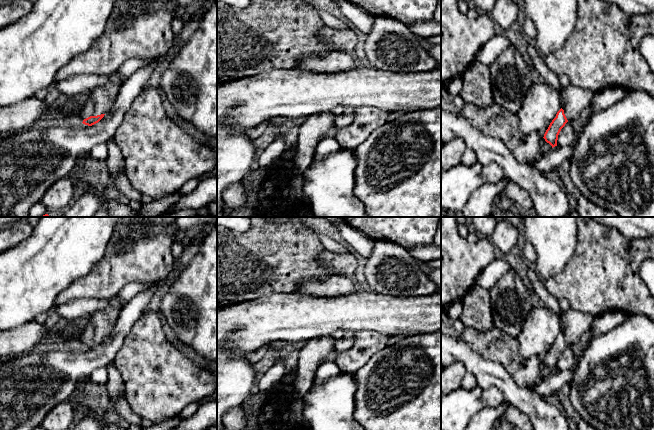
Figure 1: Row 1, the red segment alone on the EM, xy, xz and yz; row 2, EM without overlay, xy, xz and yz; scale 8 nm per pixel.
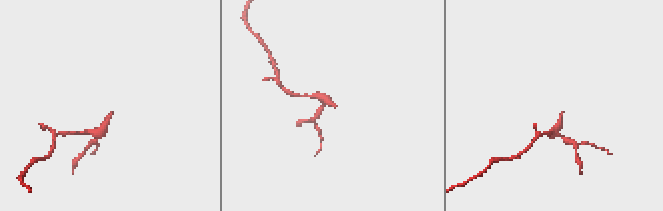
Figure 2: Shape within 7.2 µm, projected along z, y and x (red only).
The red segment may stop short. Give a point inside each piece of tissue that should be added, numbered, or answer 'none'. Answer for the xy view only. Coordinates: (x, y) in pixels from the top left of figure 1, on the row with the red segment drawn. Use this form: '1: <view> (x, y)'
1: xy (100, 100)

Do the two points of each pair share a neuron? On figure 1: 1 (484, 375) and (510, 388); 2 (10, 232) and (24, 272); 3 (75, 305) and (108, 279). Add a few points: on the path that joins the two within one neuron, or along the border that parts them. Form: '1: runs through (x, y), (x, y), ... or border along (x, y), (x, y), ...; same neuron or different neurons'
1: runs through (490, 375), (494, 375), (504, 383); same neuron
2: border along (33, 230), (26, 238), (10, 249); different neurons
3: border along (96, 299), (72, 299), (60, 304); different neurons

